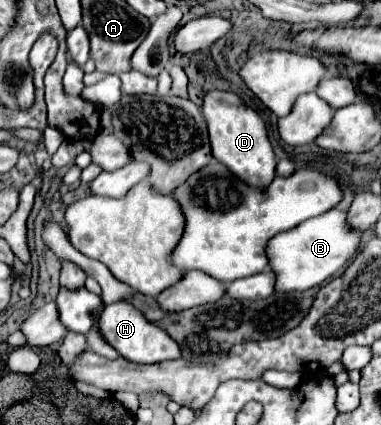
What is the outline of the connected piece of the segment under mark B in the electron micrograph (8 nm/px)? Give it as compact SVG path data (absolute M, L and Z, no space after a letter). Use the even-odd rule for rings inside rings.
M339 209L321 213L297 225L295 229L275 235L265 249L269 271L275 273L275 293L305 291L323 285L323 281L337 273L347 263L347 259L357 253L359 237L361 233L355 233L347 227L345 213Z

